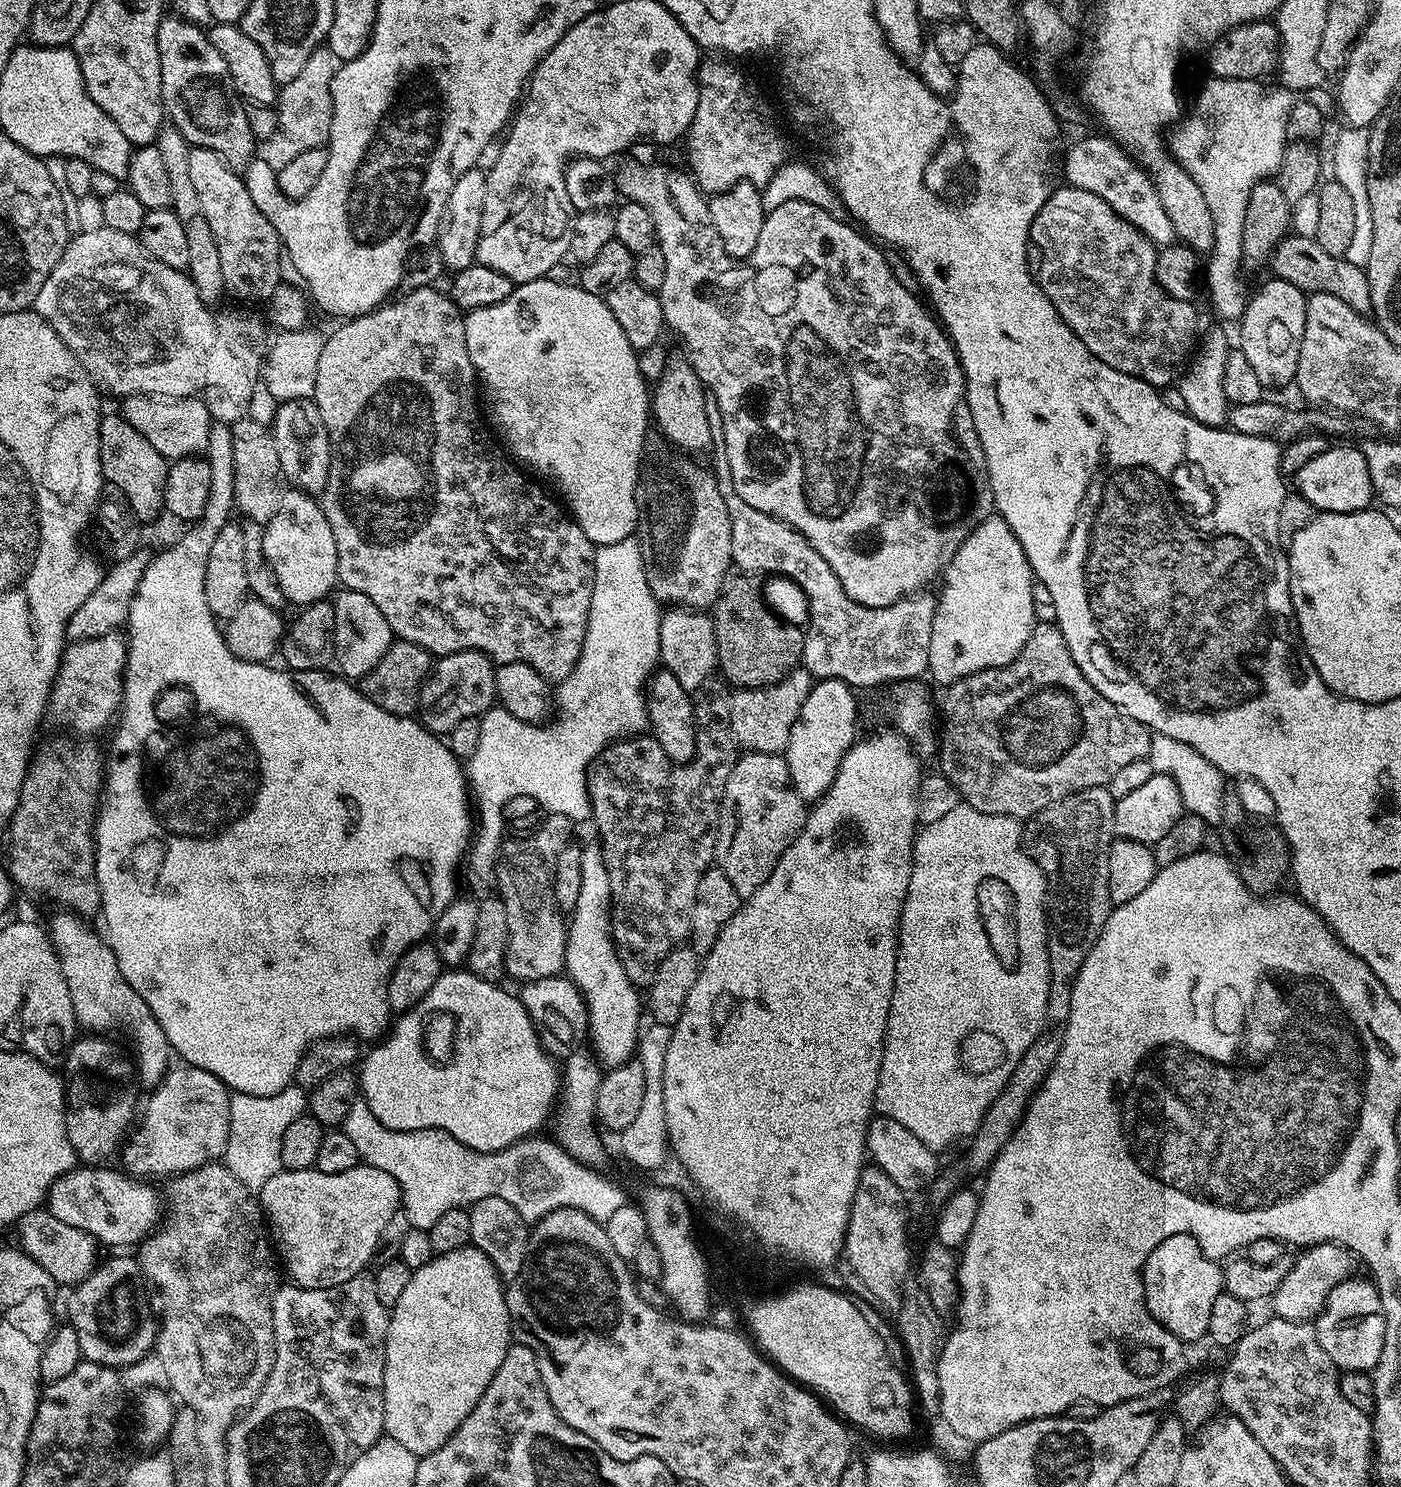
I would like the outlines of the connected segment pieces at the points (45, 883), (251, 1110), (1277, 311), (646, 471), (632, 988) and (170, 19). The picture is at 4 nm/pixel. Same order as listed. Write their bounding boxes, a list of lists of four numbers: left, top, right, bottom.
[[6,738,106,918],[222,1086,306,1190],[1238,278,1308,390],[636,451,733,610],[564,847,642,1069],[158,14,258,170]]

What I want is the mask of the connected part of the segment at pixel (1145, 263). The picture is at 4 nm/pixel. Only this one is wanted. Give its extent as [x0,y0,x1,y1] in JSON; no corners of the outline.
[1031,187,1198,389]

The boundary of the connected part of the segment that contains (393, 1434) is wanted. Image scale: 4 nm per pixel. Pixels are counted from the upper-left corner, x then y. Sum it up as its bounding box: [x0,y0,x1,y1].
[383,1246,513,1458]

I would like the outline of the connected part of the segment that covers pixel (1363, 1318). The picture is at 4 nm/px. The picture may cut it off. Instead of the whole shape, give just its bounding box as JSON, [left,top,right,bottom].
[1316,1279,1384,1373]

